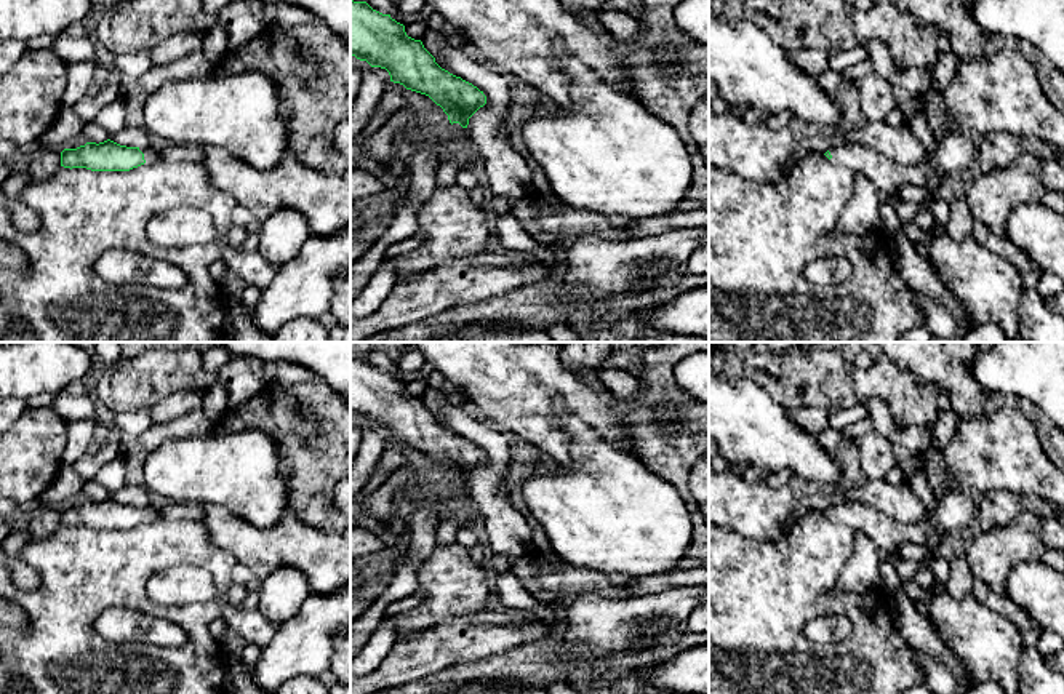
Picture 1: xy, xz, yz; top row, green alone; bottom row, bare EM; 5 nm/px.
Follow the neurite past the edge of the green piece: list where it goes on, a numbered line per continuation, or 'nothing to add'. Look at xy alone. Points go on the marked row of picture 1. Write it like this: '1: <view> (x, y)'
1: xy (151, 154)

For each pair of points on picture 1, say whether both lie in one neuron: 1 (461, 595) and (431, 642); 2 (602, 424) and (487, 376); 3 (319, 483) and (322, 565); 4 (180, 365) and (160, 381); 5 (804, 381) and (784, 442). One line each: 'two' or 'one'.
1: two
2: one
3: two
4: one
5: two

